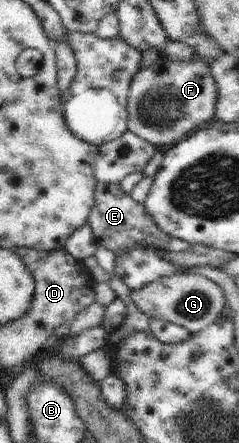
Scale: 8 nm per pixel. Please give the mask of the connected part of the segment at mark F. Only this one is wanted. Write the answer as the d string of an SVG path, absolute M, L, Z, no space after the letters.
M194 56L190 60L172 62L161 57L156 65L139 70L131 82L128 131L162 150L171 147L214 122L219 92L211 65L202 59Z

